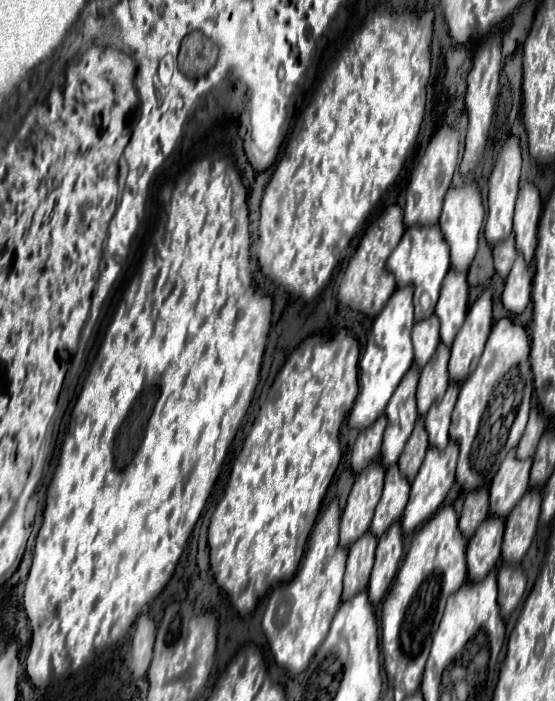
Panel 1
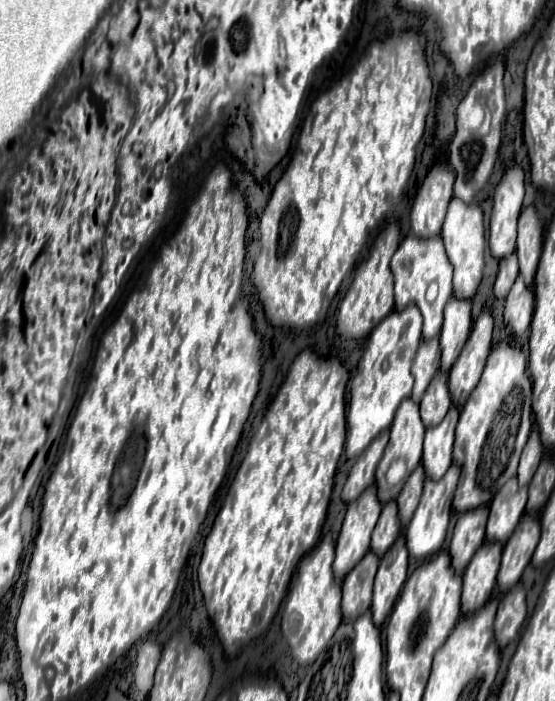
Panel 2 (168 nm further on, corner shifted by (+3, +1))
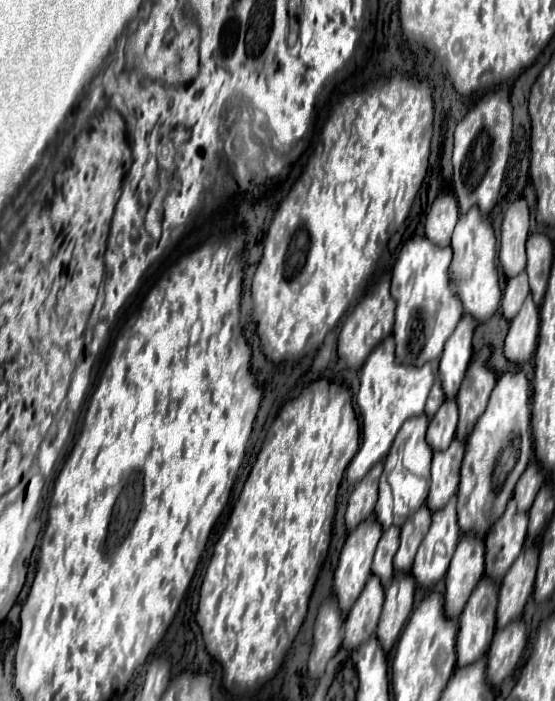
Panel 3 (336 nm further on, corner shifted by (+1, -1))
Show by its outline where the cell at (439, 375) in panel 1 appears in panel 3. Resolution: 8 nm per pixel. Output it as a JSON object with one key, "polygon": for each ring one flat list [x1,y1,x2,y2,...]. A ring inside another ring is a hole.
{"polygon":[[447,399,439,413,429,421,429,429,427,429,427,443,431,445,433,451,445,451,451,441,455,439,455,429,457,429,457,403]]}

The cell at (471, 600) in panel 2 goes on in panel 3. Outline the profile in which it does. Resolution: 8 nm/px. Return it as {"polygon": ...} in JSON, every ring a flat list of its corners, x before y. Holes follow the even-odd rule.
{"polygon":[[479,581,463,615,459,617,457,633,457,667,467,667,485,657,495,635,497,585]]}

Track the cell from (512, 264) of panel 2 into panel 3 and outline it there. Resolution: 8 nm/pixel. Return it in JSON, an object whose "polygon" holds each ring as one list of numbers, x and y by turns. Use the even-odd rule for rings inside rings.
{"polygon":[[521,273,519,277,507,279,507,287,505,287,503,301,501,301,501,309,503,309,503,315,507,321,511,321,519,313,519,309,529,293,531,293,531,289,529,289,529,281,527,281,525,273]]}

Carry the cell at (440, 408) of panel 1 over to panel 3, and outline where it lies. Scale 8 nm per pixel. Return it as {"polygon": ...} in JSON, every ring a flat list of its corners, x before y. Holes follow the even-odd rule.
{"polygon":[[455,439,451,443,451,449,447,449,447,453,433,455,431,489,427,497,427,507,431,511,443,509,449,503,449,499,457,493,463,453,465,453,465,445,459,439]]}

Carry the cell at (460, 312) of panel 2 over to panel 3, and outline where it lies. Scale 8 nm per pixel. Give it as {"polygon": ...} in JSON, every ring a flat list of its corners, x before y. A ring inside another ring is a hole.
{"polygon":[[465,315,459,321,453,335,447,339,443,355,439,359,439,379,441,379,443,391,449,399,457,397,465,371,471,363,473,331,475,331,475,321,471,321,471,317]]}

